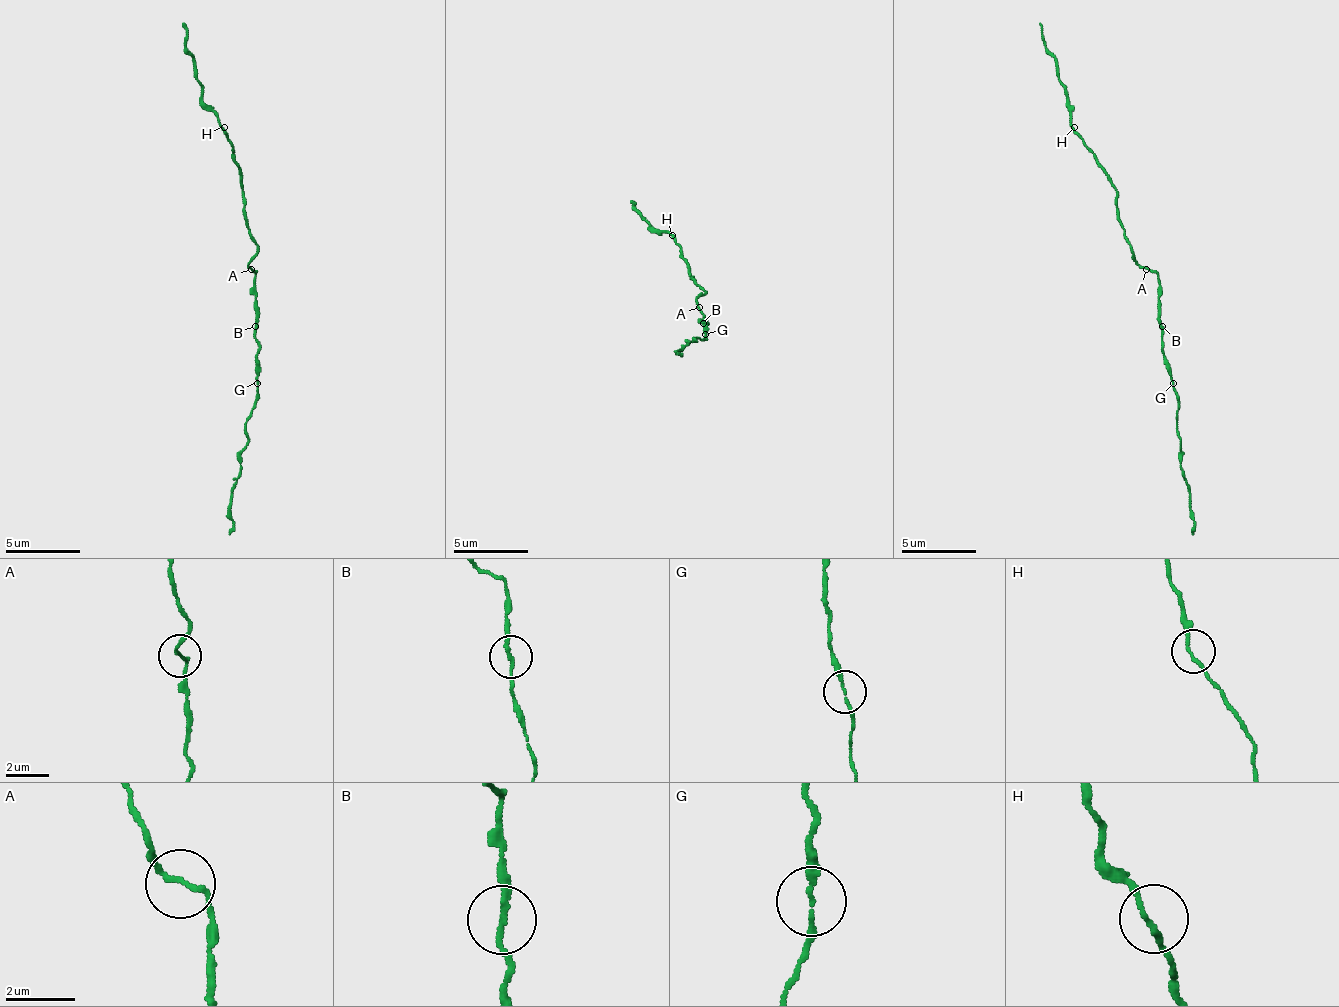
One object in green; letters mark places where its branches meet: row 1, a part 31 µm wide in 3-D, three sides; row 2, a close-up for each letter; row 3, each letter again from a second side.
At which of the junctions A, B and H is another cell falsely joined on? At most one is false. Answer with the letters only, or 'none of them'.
none of them

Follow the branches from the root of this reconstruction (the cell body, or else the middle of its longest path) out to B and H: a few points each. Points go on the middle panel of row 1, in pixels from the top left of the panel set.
B: (699, 303), (702, 322)
H: (699, 303), (706, 292), (691, 277), (684, 250), (672, 235)

